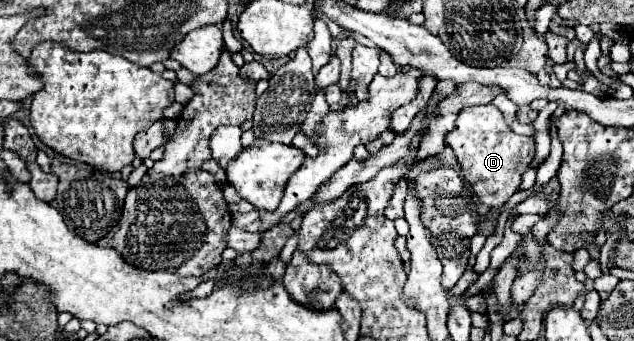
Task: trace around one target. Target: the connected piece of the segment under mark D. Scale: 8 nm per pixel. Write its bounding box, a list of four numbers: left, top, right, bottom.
[445,105,535,207]

